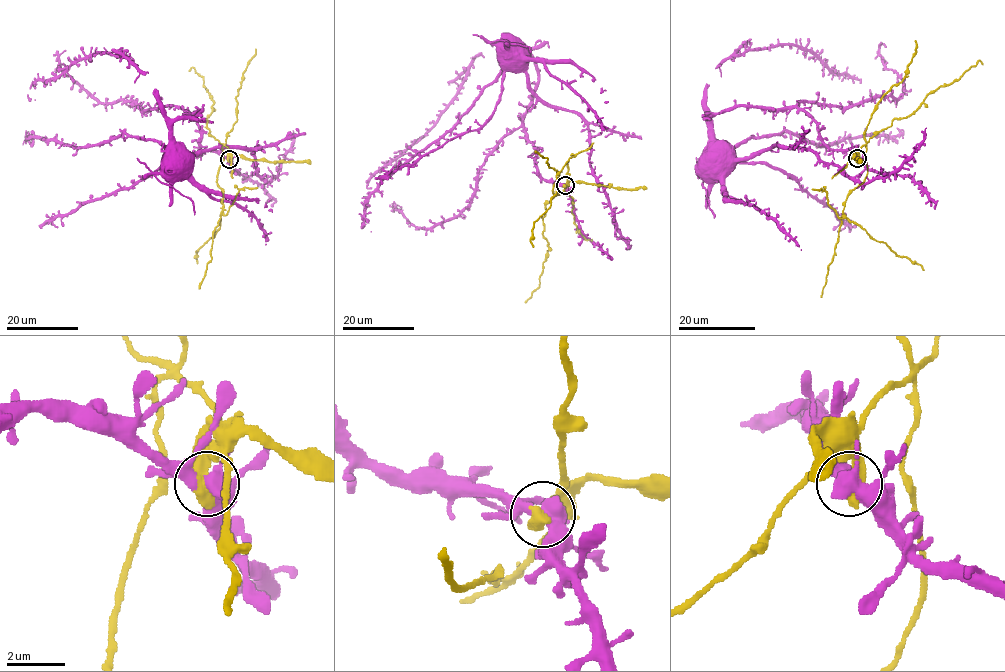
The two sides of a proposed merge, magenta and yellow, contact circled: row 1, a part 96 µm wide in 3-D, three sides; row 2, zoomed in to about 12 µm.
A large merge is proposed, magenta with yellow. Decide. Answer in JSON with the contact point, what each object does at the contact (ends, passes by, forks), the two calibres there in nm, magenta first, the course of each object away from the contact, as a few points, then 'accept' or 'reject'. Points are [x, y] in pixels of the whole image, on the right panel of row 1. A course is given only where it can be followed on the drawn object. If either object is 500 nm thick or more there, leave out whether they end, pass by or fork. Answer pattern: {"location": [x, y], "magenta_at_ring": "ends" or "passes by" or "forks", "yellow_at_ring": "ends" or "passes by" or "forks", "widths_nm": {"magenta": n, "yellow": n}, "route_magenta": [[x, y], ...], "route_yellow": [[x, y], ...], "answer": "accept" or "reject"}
{"location": [857, 158], "widths_nm": {"magenta": 420, "yellow": 650}, "route_magenta": [[858, 158], [851, 148], [829, 148], [821, 141], [816, 122], [795, 107], [734, 105], [707, 116], [706, 160]], "route_yellow": [[858, 158], [859, 150], [866, 144], [864, 181], [847, 196], [843, 214], [873, 238], [924, 270]], "answer": "reject"}

